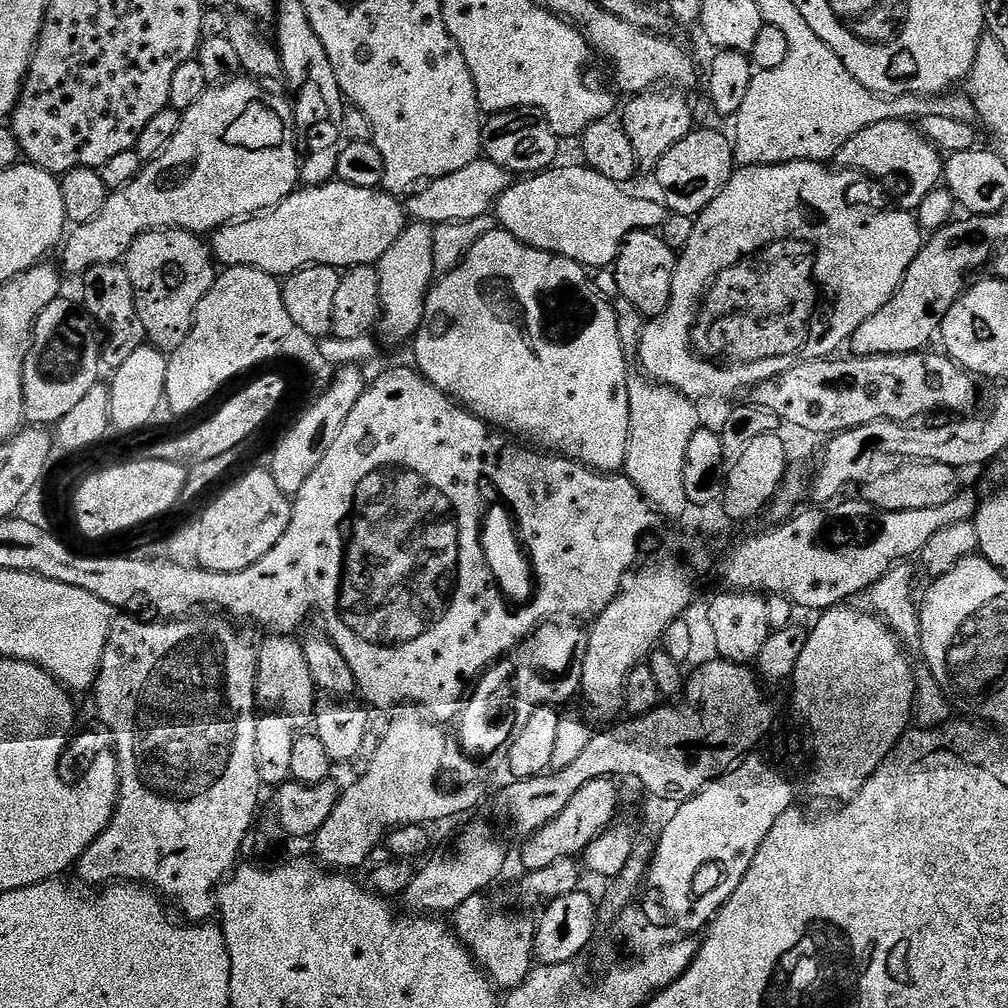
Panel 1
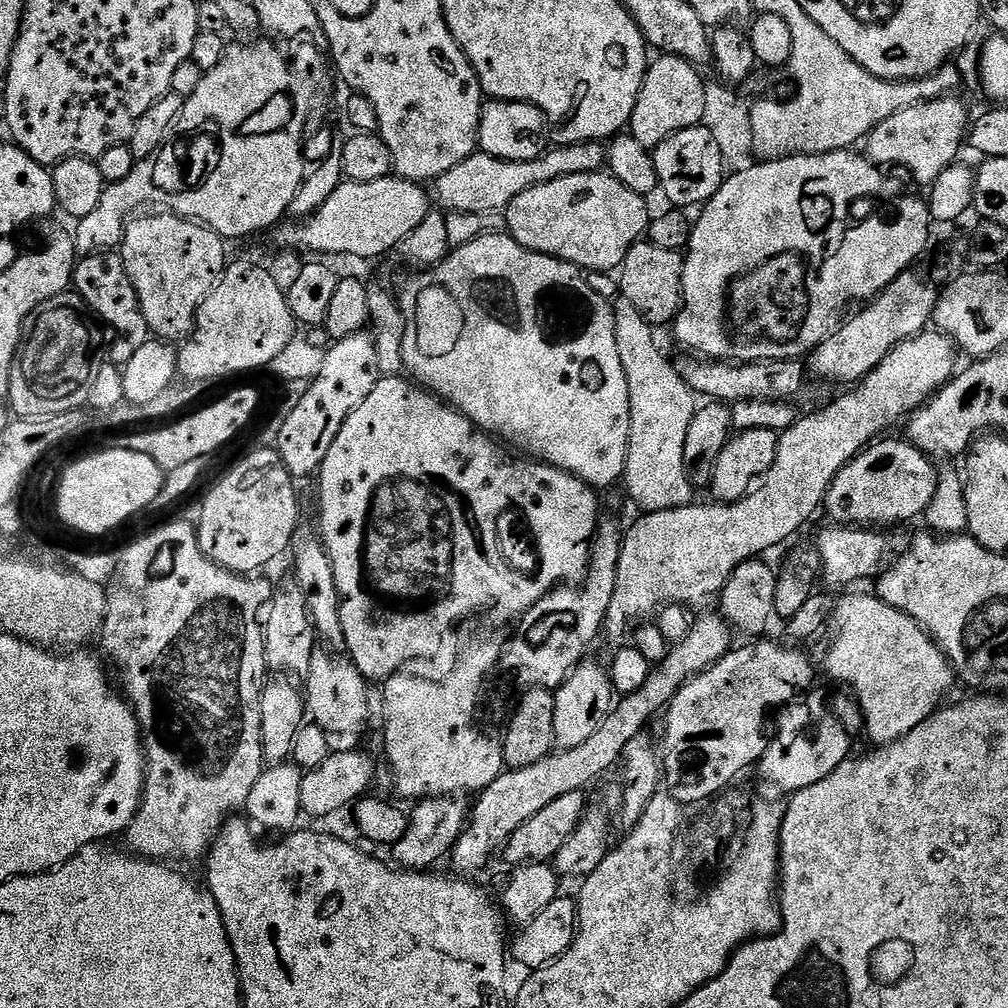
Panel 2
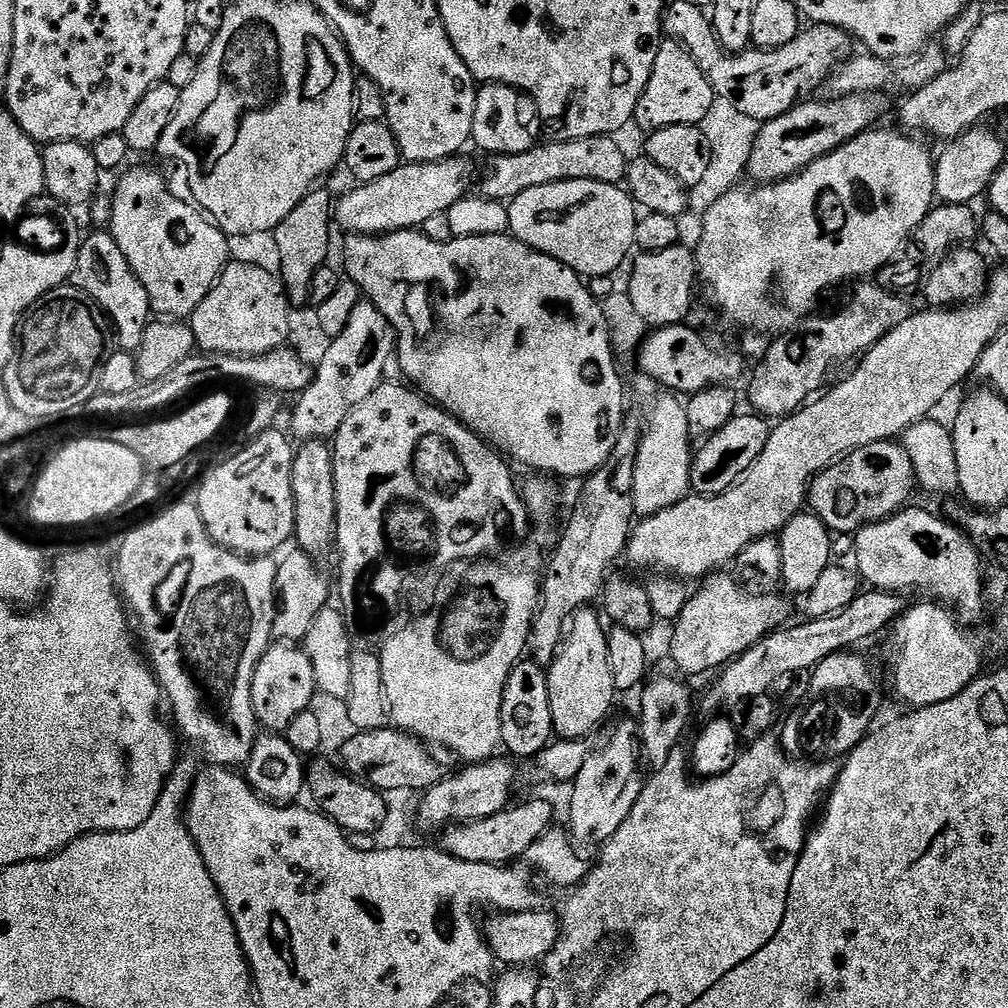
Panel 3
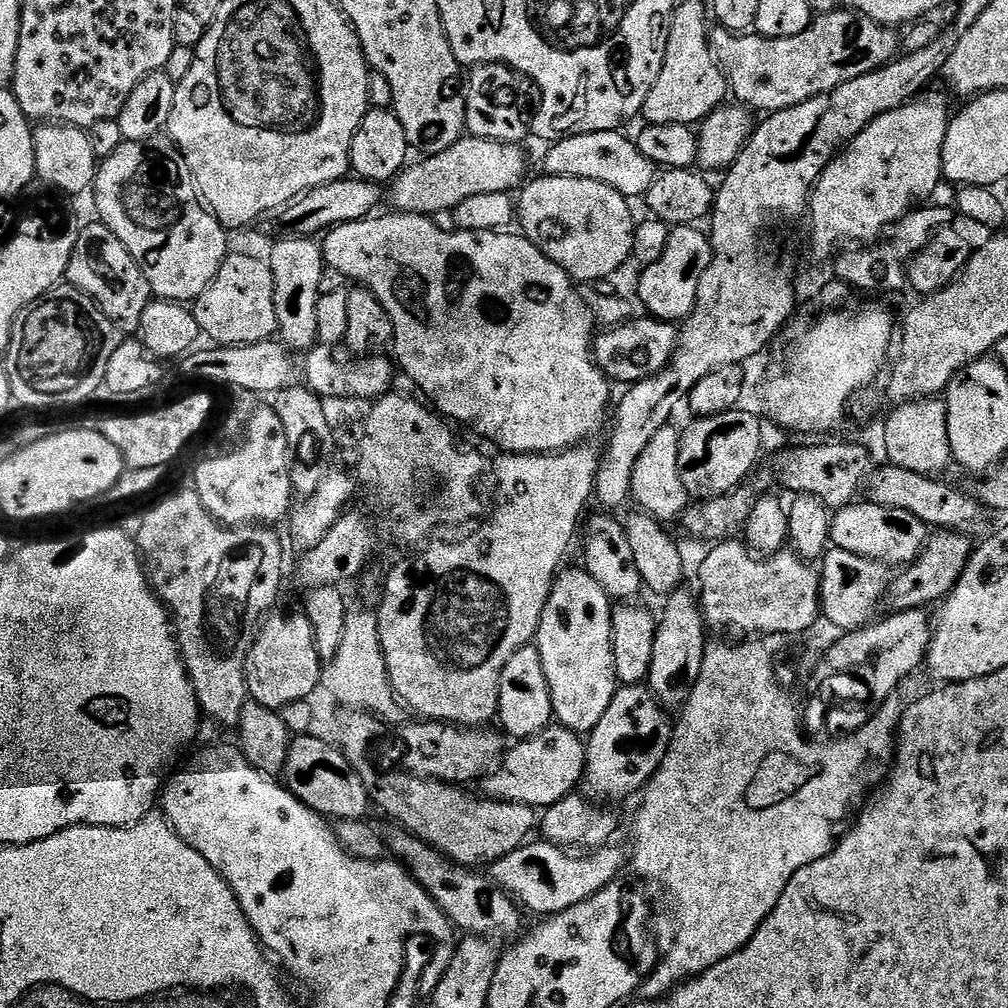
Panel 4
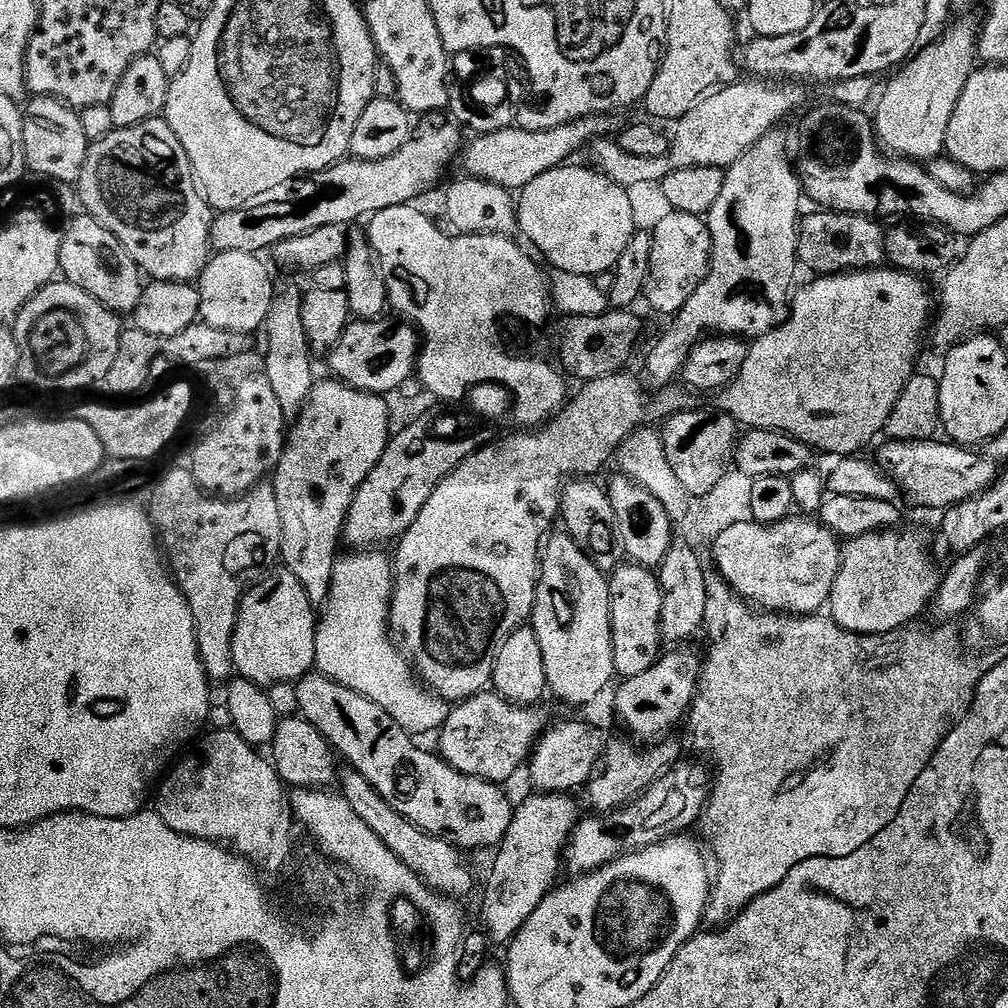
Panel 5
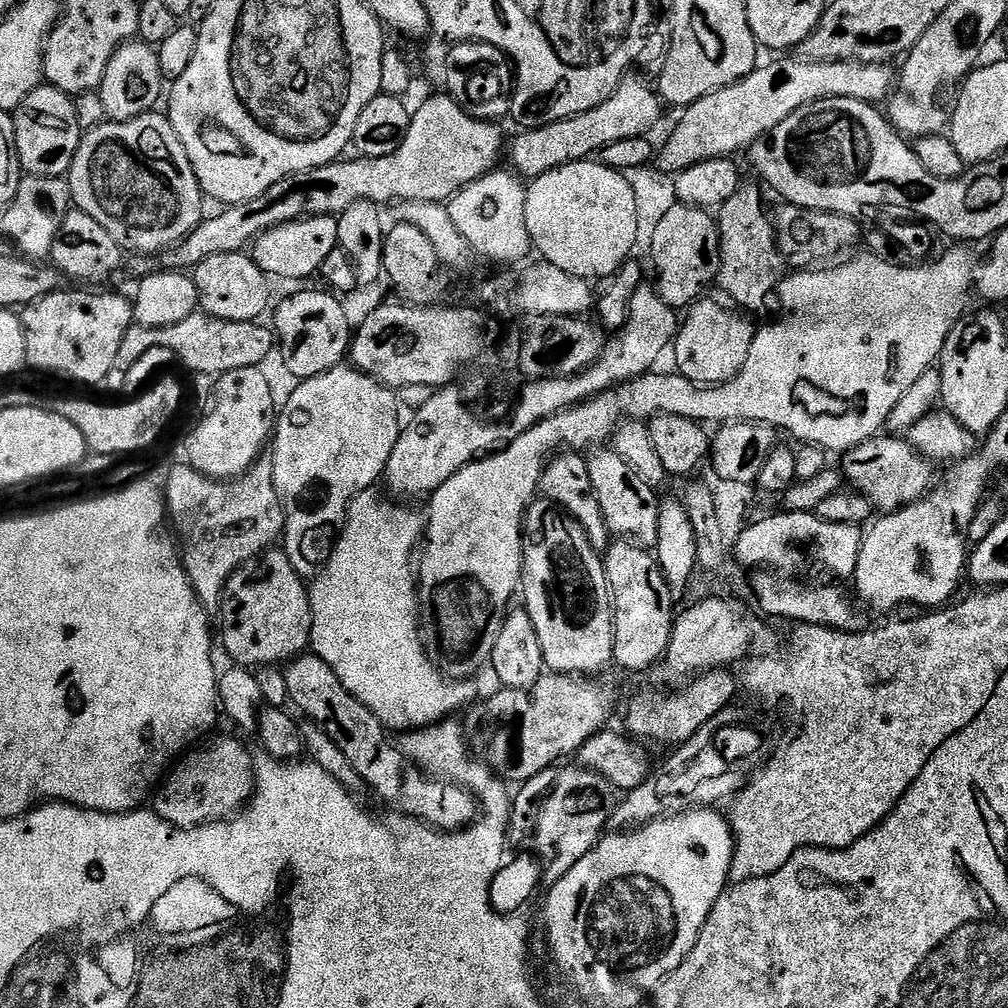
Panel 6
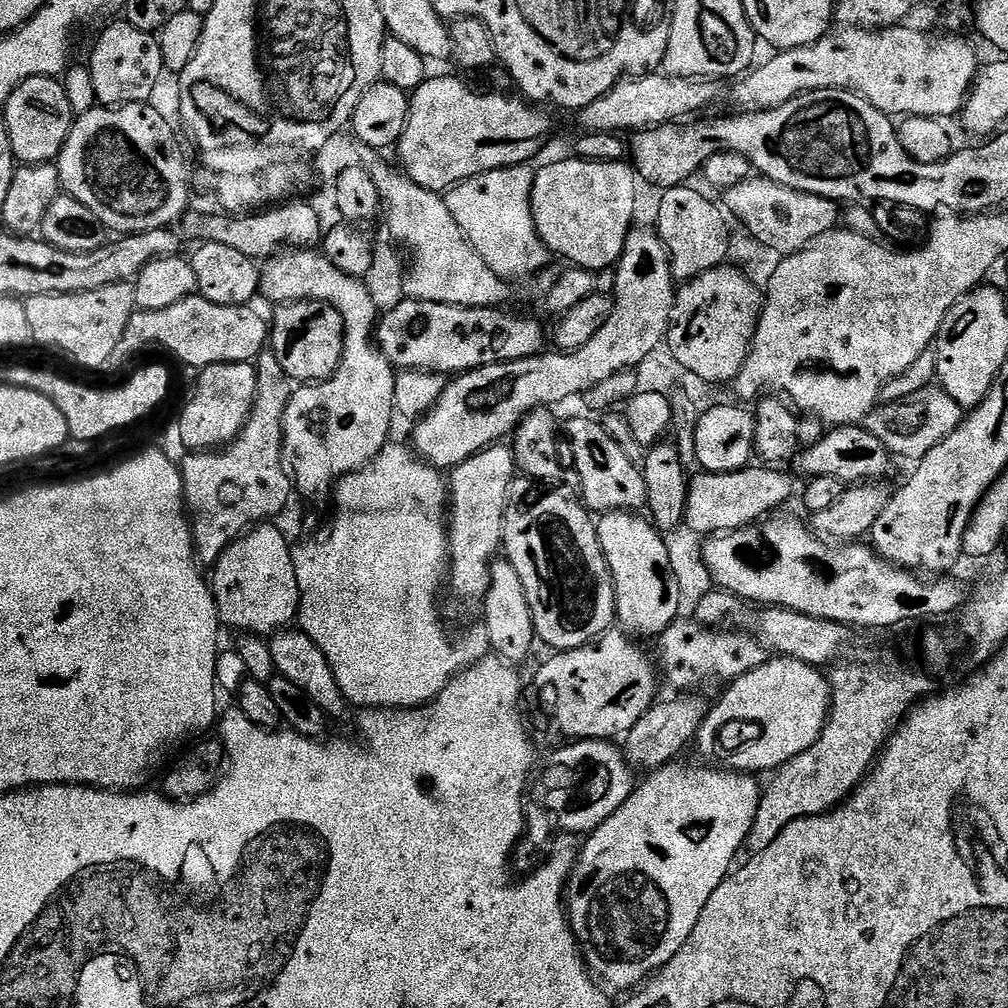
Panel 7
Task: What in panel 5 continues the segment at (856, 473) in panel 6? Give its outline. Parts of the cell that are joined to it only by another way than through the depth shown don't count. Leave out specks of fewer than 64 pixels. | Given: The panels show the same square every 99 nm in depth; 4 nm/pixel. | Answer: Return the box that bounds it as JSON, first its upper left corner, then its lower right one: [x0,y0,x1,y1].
[879,440,997,510]

